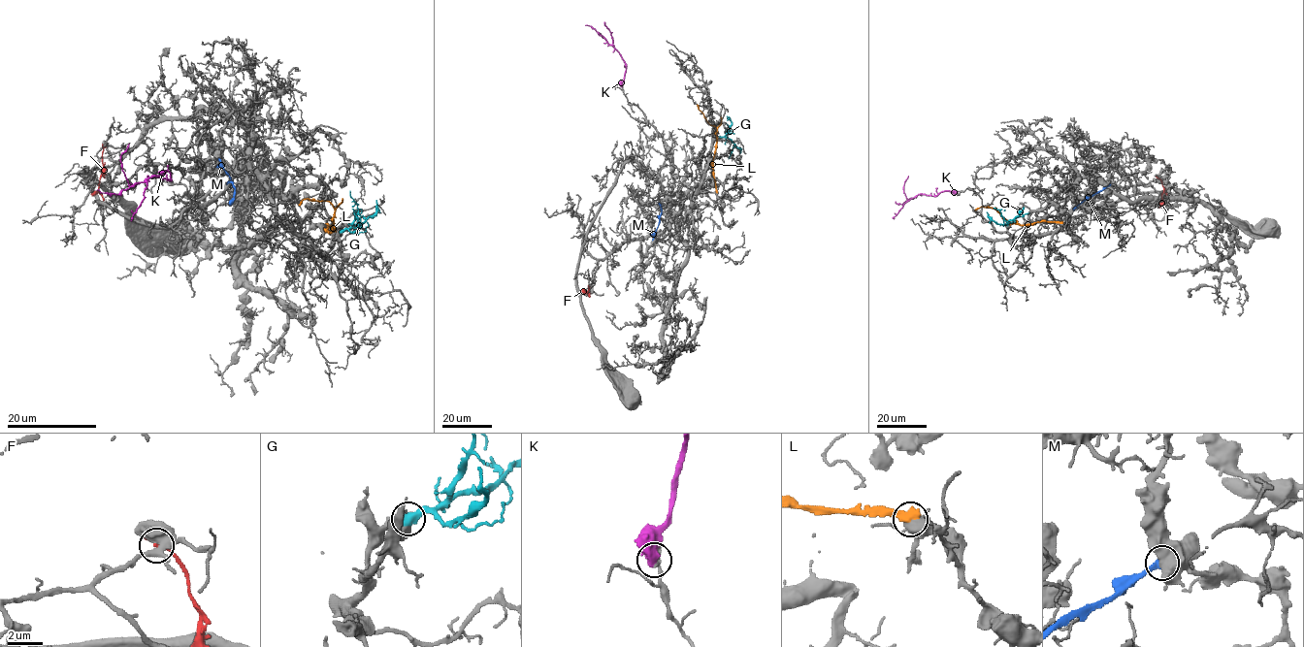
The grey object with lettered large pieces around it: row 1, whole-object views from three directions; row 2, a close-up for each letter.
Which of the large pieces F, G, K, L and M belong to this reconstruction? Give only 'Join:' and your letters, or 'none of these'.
Join: G

